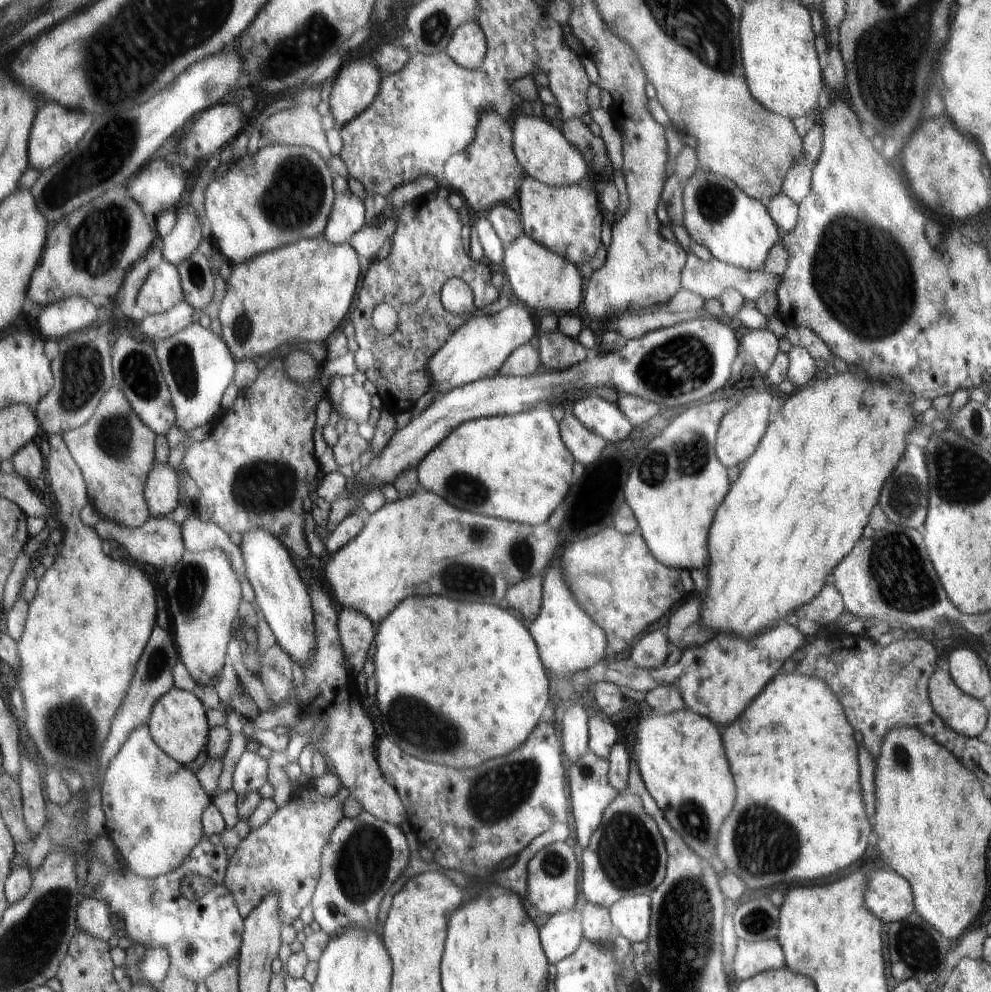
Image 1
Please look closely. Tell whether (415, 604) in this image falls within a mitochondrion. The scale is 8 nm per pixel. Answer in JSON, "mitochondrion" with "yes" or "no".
{"mitochondrion":"no"}

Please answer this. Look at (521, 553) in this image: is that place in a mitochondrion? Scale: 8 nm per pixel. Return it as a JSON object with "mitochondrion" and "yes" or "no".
{"mitochondrion":"yes"}

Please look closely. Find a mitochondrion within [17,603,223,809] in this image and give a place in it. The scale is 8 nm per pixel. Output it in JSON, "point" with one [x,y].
{"point":[70,733]}

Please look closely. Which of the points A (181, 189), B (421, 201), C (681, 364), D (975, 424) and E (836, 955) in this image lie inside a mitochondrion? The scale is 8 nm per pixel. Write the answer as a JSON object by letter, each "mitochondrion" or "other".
{"A":"other","B":"other","C":"mitochondrion","D":"mitochondrion","E":"other"}

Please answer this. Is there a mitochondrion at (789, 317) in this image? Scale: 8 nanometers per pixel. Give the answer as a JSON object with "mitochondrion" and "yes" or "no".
{"mitochondrion":"no"}

